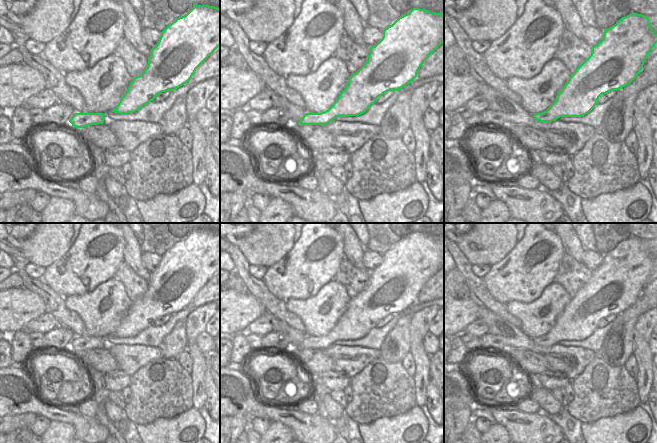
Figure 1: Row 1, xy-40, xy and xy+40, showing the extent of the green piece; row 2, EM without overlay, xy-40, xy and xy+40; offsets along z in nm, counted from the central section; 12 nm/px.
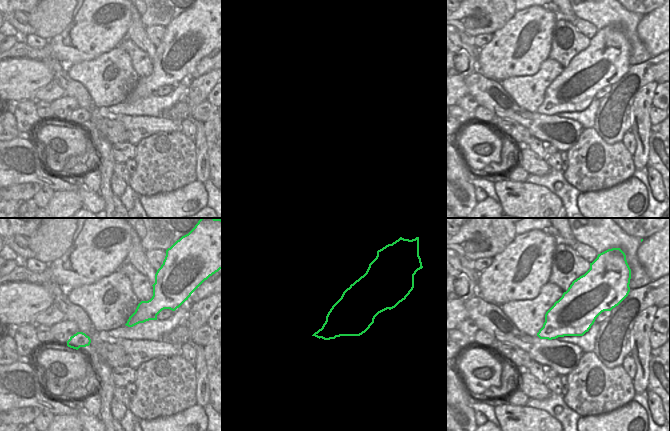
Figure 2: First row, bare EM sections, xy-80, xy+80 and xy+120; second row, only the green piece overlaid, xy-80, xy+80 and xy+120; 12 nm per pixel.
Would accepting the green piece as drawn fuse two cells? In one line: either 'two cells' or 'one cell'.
two cells

